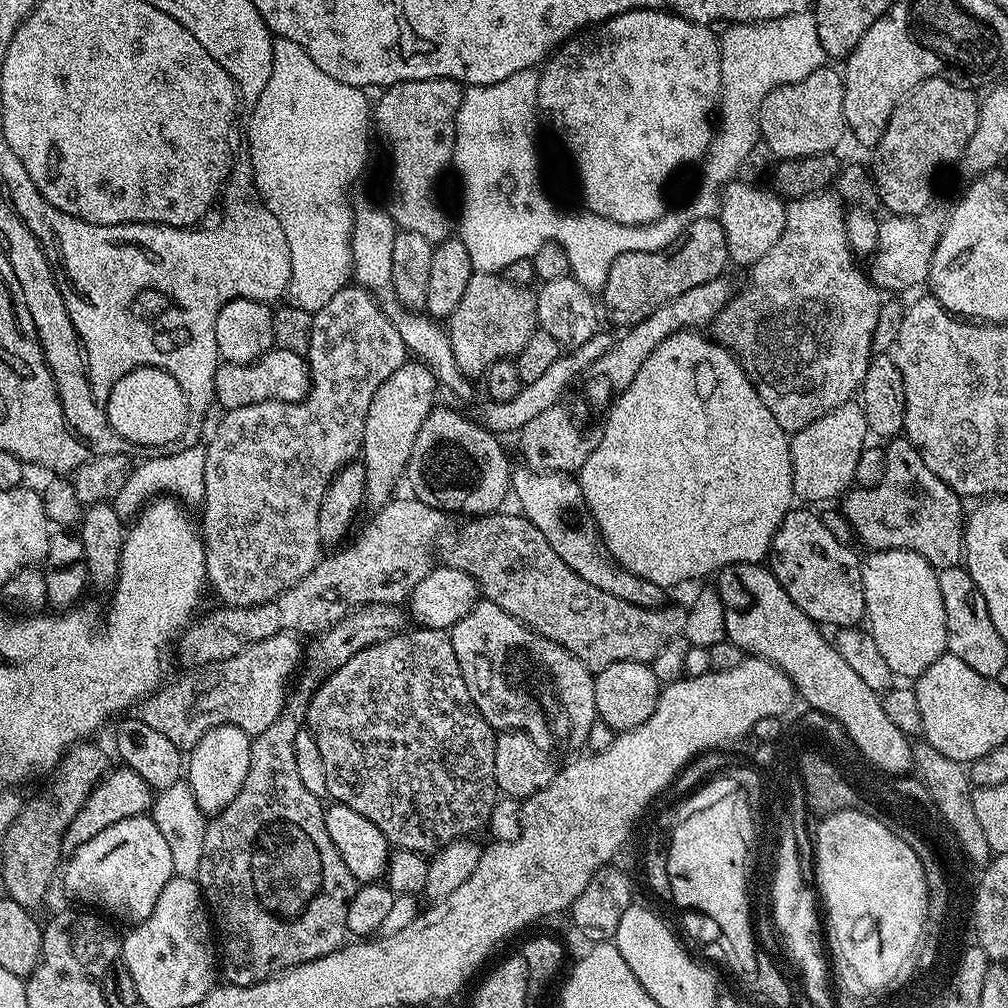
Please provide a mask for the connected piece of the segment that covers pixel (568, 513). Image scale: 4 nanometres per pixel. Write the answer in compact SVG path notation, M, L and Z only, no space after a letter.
M527 466L517 467L512 474L511 491L514 500L520 503L519 511L538 530L542 530L542 538L554 546L554 554L574 570L590 586L598 586L606 594L614 594L614 598L622 598L622 602L630 602L630 606L642 606L643 608L665 607L666 590L650 578L642 578L630 574L610 553L604 540L600 537L600 531L596 520L592 517L592 511L586 506L586 498L580 489L579 479L575 475L563 472L534 472Z

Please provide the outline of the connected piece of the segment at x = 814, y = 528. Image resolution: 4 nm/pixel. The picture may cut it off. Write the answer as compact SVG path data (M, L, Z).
M804 506L793 507L792 511L786 514L786 518L782 518L782 522L778 526L778 530L772 539L772 549L767 554L767 567L772 569L774 578L778 578L778 582L782 586L782 590L786 590L786 594L790 594L790 602L794 602L794 606L798 606L798 610L802 610L821 626L833 624L833 629L857 627L865 619L864 611L866 610L866 598L864 597L864 587L862 586L862 563L861 557L856 557L856 552L849 545L836 537L826 525L823 519L818 515L815 516L812 511Z

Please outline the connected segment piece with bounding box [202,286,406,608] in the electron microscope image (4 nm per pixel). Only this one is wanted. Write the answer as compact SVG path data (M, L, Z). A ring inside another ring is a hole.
M345 286L322 306L322 310L315 312L312 318L312 333L310 334L310 350L306 357L308 362L308 393L298 402L282 402L281 400L267 400L266 402L254 402L250 406L238 406L229 408L223 413L220 425L212 436L212 441L206 444L205 454L205 496L202 503L204 510L204 524L202 523L202 535L204 538L204 553L206 554L207 583L216 591L217 601L223 602L229 608L249 608L265 604L271 600L276 601L282 593L290 590L314 566L322 559L322 541L318 534L318 506L322 506L322 498L326 494L328 484L332 481L336 471L341 466L355 461L361 455L364 446L364 427L366 426L366 414L370 410L370 402L374 402L374 394L378 394L378 386L394 374L406 362L406 349L399 331L392 324L390 318L383 313L382 308L372 298L372 293L359 286Z

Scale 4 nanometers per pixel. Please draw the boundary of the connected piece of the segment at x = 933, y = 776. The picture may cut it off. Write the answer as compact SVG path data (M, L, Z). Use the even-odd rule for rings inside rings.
M920 742L913 747L912 762L915 775L924 784L926 790L933 799L937 812L944 821L947 831L964 839L964 846L968 848L969 861L979 866L987 865L993 859L994 853L990 842L986 842L986 834L974 814L974 802L972 801L972 781L968 778L968 770L965 765L954 762L954 758L946 758L946 754L938 754L934 746L927 742Z

